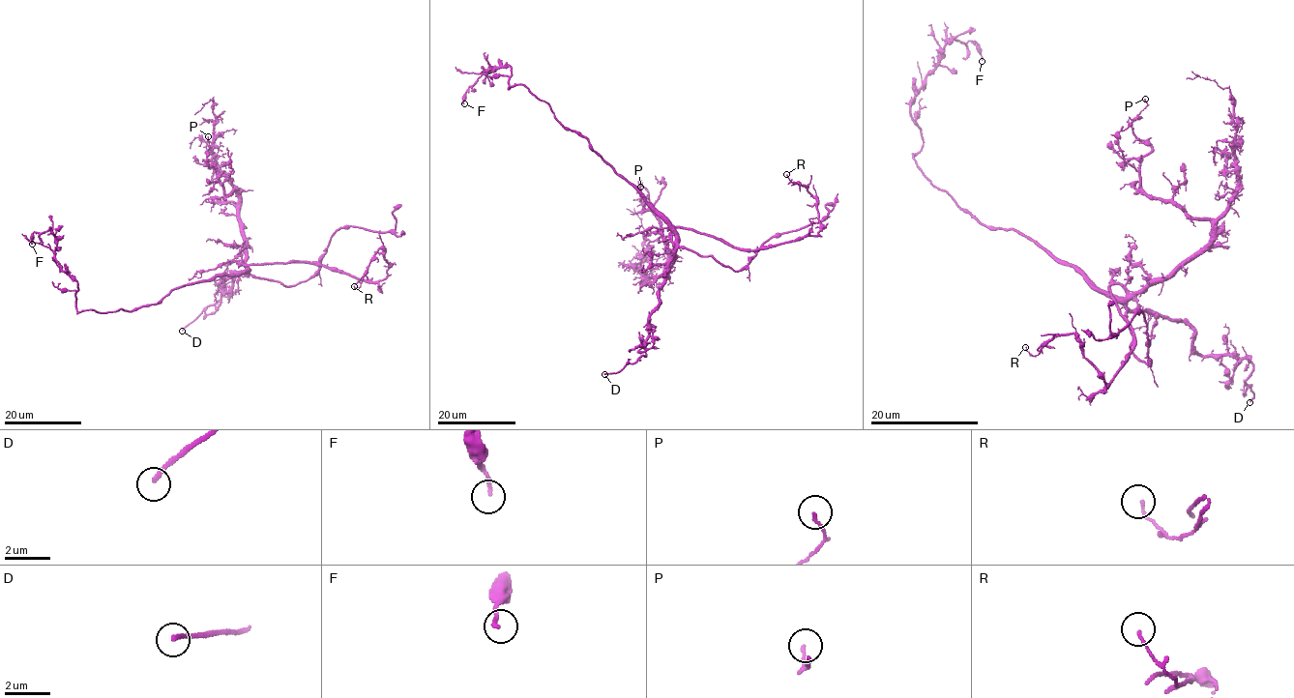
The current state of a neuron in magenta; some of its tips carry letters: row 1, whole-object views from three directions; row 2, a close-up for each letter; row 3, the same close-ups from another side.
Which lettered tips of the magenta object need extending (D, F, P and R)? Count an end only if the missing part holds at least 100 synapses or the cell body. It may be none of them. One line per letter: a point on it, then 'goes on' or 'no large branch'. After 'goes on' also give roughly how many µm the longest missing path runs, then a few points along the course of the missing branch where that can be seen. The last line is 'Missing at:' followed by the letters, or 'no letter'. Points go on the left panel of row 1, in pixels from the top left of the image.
D: (182, 331) | goes on | 30 µm | (182, 331), (176, 339), (196, 338), (224, 328), (229, 313), (225, 308)
F: (32, 244) | no large branch
P: (208, 136) | no large branch
R: (354, 286) | no large branch
Missing at: D

